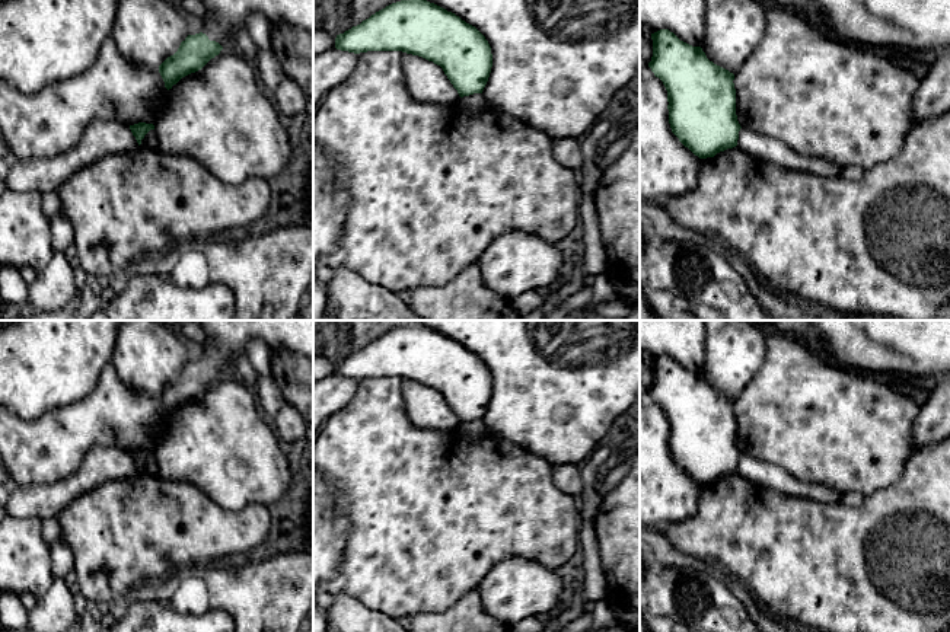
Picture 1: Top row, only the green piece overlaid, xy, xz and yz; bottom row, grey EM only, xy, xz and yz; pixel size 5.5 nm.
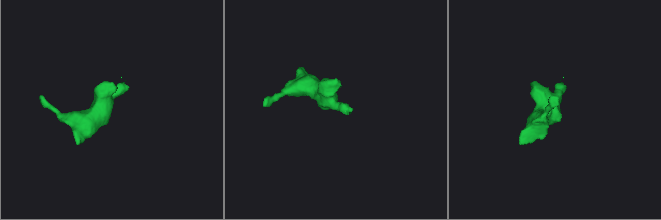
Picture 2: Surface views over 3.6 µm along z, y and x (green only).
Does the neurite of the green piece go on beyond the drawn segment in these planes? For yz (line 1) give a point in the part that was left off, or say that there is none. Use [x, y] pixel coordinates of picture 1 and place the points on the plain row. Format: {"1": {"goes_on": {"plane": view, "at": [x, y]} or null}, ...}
{"1": {"goes_on": null}}

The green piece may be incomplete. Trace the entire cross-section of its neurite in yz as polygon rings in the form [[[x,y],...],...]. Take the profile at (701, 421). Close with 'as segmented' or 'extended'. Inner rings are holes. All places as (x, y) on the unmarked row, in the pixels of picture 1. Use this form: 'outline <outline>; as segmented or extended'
outline [[[669,355],[651,360],[653,383],[648,393],[667,416],[672,459],[699,485],[737,472],[740,450],[736,441],[734,400],[710,387],[701,373],[680,367]]]; as segmented

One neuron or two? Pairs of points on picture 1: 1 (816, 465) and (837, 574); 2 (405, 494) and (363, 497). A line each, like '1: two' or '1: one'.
1: two
2: one

